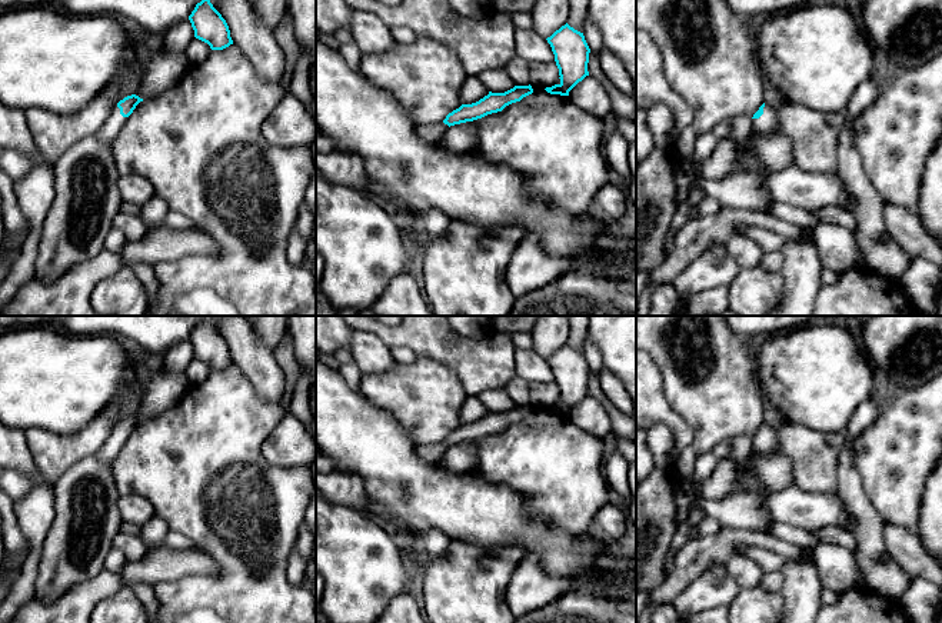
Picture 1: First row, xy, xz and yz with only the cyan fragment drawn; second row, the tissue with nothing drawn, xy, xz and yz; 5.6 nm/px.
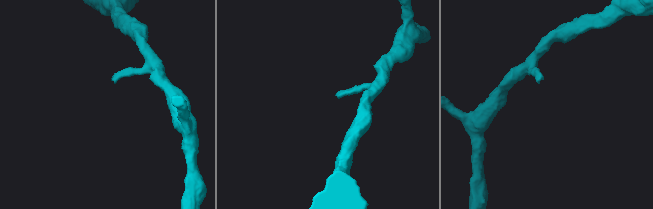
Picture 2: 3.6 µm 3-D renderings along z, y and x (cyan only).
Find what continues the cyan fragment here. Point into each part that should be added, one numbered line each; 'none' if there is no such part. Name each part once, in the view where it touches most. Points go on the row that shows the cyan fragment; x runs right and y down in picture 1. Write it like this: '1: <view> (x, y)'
1: yz (768, 122)

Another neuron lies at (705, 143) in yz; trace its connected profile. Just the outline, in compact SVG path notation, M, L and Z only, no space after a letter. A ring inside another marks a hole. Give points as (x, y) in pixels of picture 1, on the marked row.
M712 131L702 133L698 136L695 141L695 154L692 157L693 163L693 179L703 179L700 176L700 164L710 157L710 154L715 150L715 146L718 143L718 139Z

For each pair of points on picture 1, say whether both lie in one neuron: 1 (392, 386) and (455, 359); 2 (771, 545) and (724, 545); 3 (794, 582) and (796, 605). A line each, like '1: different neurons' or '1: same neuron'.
1: different neurons
2: same neuron
3: same neuron

